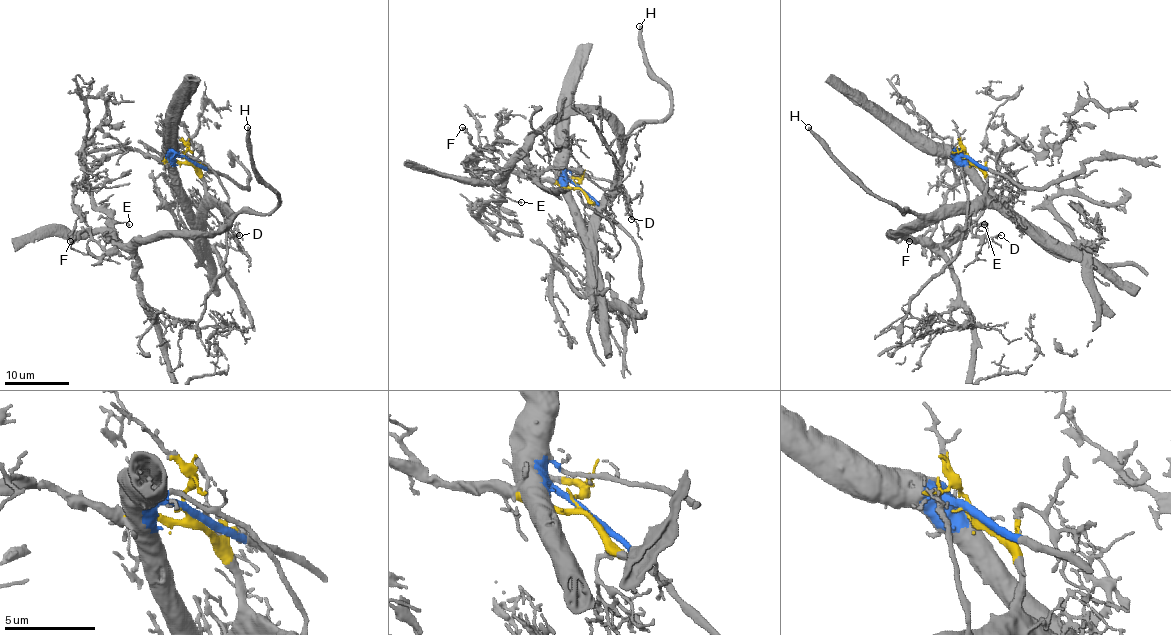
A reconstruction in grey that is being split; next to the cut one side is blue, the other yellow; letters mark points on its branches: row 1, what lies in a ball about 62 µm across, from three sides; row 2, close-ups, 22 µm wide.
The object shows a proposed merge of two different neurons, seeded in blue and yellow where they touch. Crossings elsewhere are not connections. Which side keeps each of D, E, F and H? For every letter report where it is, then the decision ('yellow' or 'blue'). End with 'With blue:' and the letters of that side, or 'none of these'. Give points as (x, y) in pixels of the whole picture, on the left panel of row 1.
D: place (239, 235); yellow
E: place (129, 224); yellow
F: place (70, 241); yellow
H: place (247, 127); yellow
With blue: none of these

